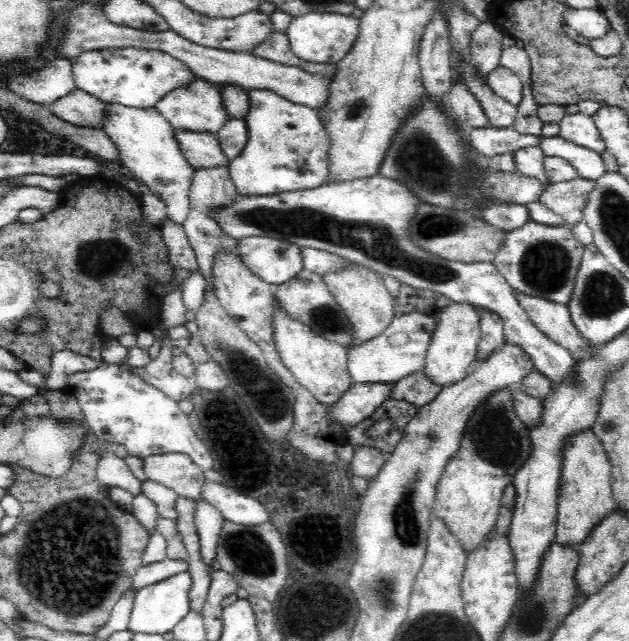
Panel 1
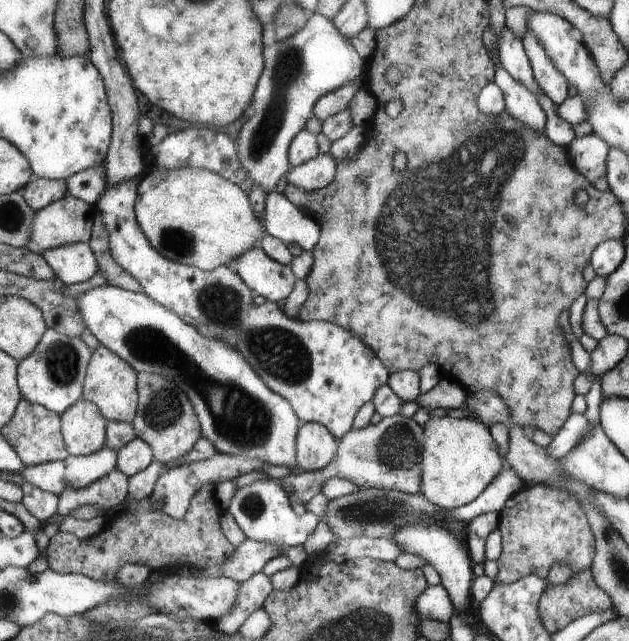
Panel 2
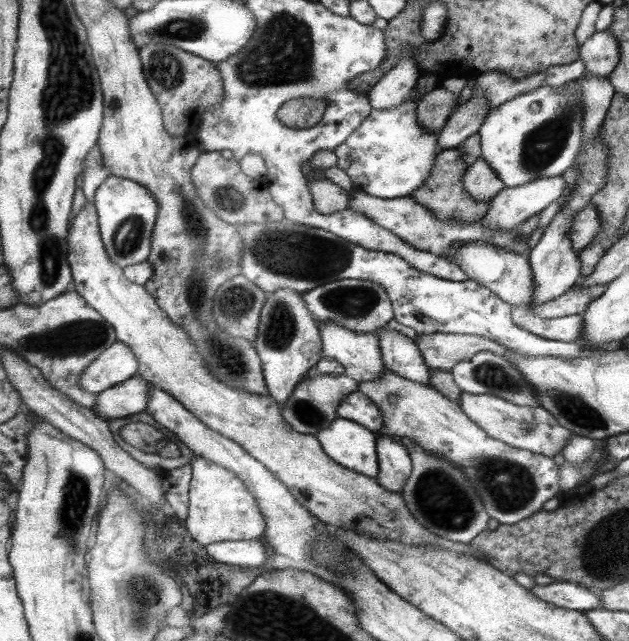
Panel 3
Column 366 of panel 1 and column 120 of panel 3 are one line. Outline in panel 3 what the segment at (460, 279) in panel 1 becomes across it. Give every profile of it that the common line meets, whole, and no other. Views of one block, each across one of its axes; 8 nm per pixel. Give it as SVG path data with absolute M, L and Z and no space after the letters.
M111 174L97 192L94 203L100 214L102 238L112 261L122 268L147 261L159 212L156 199L140 183Z

